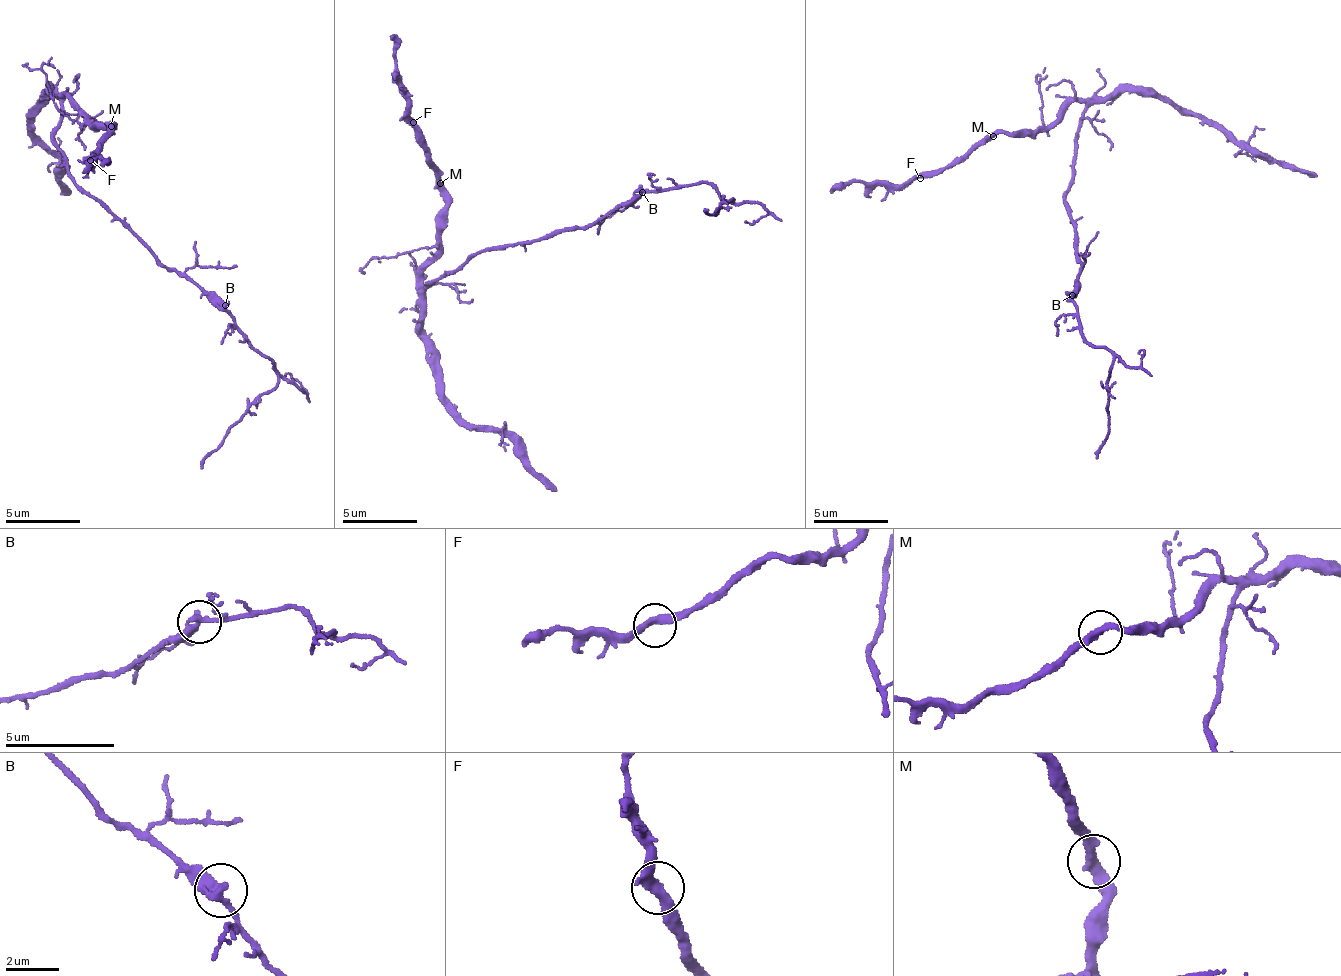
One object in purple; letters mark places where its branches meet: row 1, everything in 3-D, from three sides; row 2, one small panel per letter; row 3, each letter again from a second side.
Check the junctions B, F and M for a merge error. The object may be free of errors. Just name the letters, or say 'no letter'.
no letter

